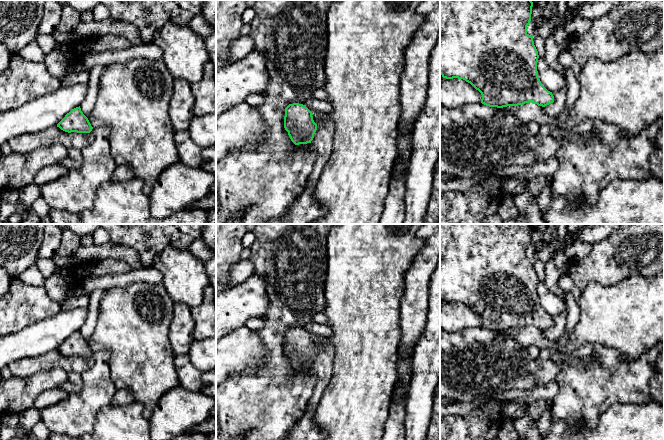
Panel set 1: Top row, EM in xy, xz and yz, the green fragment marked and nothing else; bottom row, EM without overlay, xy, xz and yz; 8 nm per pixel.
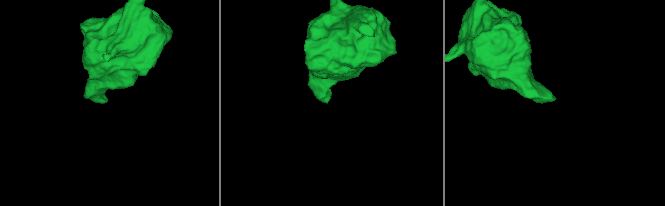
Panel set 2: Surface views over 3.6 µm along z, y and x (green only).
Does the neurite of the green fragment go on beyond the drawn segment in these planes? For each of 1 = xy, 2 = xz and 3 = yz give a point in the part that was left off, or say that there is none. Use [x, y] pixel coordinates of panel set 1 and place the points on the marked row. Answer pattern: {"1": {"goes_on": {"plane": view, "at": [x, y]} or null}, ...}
{"1": {"goes_on": {"plane": "xy", "at": [75, 192]}}, "2": {"goes_on": {"plane": "xz", "at": [305, 209]}}, "3": {"goes_on": null}}

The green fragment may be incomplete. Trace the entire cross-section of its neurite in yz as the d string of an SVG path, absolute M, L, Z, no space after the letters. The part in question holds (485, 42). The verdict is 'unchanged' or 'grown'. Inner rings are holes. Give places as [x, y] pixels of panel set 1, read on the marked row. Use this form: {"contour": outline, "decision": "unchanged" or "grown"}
{"contour": "M440 0L440 74L446 79L463 79L470 83L481 95L481 103L489 107L503 108L518 106L525 103L535 103L545 107L554 102L552 92L548 91L538 77L538 51L534 45L533 36L527 34L527 26L531 21L533 2L531 0Z", "decision": "unchanged"}

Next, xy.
{"contour": "M80 106L72 109L57 124L61 130L71 133L92 133L93 141L81 149L83 162L80 168L41 186L41 197L50 209L80 214L91 210L98 188L111 181L117 164L110 151L110 128L93 128Z", "decision": "grown"}

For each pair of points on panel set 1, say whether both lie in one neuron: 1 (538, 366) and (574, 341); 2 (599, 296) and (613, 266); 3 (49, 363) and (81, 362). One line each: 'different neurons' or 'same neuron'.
1: different neurons
2: different neurons
3: same neuron

